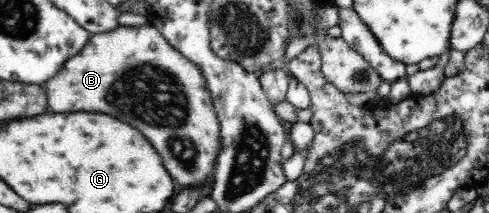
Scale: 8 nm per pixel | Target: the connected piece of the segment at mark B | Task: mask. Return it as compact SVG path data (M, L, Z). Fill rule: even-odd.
M149 22L119 25L108 31L91 34L88 43L78 51L78 55L67 59L45 85L48 90L47 111L98 111L114 115L120 121L136 127L162 157L162 163L171 175L176 191L186 187L198 187L212 179L211 167L218 155L220 124L206 78L196 63L181 55L180 51L161 35L160 30Z

